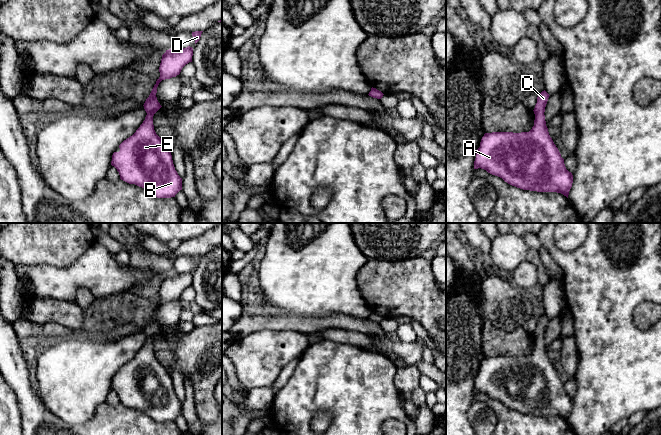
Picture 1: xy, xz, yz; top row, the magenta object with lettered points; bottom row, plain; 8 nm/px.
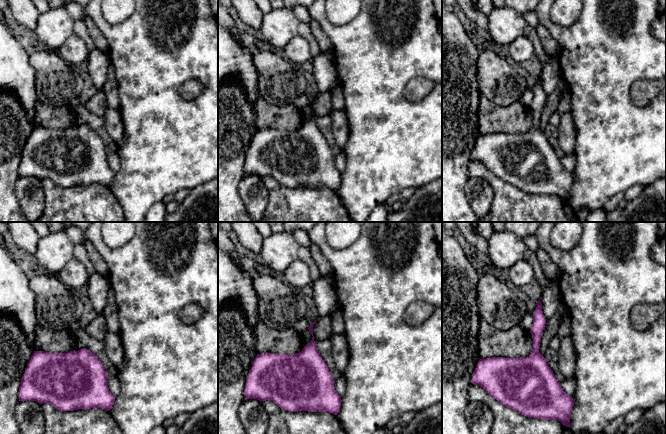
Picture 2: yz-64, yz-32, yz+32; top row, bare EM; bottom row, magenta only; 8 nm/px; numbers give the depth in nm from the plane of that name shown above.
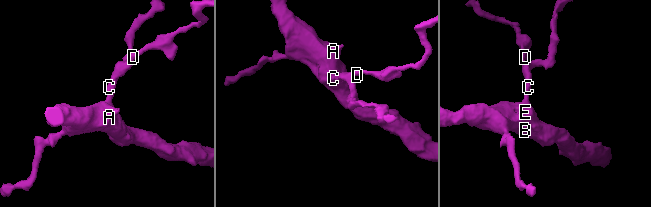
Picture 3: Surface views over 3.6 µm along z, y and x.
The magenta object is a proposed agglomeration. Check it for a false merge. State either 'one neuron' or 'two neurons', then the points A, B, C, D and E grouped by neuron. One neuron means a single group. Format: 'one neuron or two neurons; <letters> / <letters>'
one neuron; A B C D E

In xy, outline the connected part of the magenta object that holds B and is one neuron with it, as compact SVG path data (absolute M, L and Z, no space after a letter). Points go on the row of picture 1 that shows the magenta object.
M190 46L166 50L159 67L160 77L143 105L147 113L145 120L132 136L119 145L120 151L112 155L111 165L119 172L121 180L142 187L157 198L175 197L182 190L182 178L175 170L171 152L154 130L153 116L162 107L156 97L157 87L162 80L179 75L182 68L192 62L192 56L193 48Z

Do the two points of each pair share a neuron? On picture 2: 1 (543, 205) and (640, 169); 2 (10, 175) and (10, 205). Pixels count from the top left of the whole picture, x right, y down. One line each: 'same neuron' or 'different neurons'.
1: different neurons
2: same neuron

